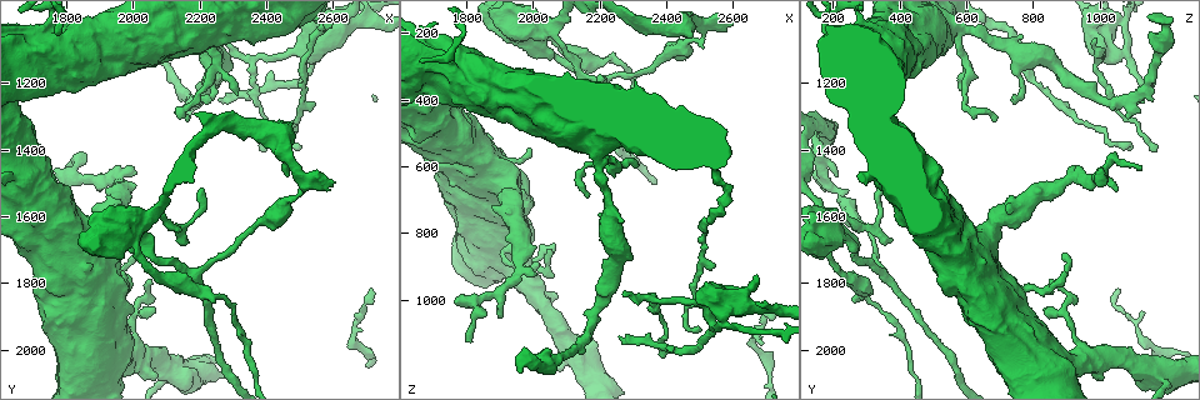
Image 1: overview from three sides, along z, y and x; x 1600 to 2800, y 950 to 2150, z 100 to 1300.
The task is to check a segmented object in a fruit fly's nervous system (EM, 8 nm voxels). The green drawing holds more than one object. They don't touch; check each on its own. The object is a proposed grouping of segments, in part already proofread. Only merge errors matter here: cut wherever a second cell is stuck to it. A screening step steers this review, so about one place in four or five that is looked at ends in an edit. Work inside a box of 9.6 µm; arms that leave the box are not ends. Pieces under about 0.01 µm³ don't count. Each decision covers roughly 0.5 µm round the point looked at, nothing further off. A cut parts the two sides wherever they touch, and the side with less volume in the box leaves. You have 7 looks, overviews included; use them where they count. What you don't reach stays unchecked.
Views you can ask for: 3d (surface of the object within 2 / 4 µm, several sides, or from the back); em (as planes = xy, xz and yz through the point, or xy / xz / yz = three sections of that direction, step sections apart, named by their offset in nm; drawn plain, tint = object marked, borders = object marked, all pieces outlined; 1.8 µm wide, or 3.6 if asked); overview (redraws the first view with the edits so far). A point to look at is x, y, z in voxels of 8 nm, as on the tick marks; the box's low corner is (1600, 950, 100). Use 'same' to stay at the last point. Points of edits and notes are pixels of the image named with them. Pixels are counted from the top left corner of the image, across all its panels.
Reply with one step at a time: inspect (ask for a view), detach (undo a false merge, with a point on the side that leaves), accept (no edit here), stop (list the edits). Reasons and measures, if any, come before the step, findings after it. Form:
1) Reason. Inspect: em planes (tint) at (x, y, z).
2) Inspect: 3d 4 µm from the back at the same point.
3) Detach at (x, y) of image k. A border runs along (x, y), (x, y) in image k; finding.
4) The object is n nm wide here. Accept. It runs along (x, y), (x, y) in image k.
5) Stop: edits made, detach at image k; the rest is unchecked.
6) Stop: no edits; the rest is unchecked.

Sudden change in width. Inspect: 3d 4 µm at (1750, 1070, 290).

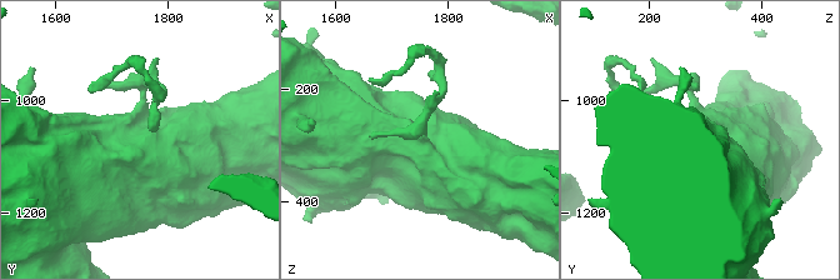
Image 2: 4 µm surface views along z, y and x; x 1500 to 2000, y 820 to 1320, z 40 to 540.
Inspect: em 3.6 µm planes (tint) at (1755, 1075, 295).

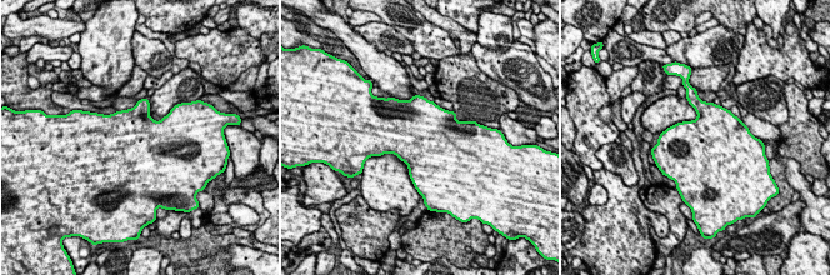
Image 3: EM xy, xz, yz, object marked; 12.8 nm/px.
The object is 850 nm wide here. Accept. One cell here.

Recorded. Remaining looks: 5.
Sudden change in width. Inspect: em xy step 16 (tint) at (2200, 1050, 630).

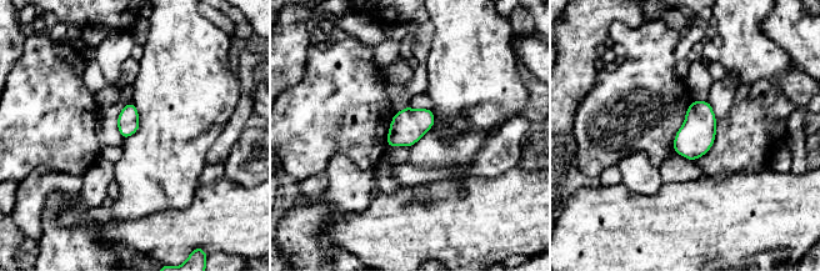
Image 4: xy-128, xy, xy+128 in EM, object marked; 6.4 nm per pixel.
Another direction. Inspect: em planes (tint) at the same point.

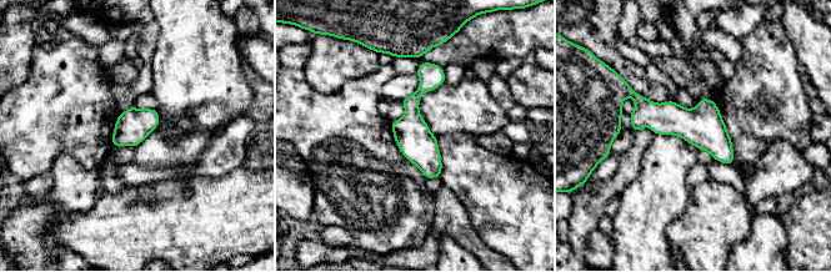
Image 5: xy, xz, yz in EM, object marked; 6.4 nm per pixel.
Accept. It runs along (631, 94), (730, 161) in image 5; continuous, no second cell.

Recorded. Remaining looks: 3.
Thick turns thin. Inspect: 3d 4 µm at (2550, 1120, 1070).

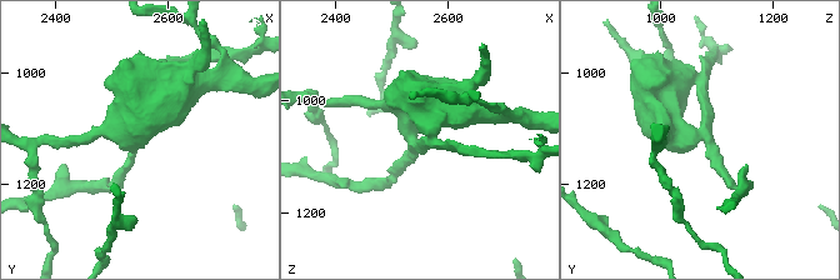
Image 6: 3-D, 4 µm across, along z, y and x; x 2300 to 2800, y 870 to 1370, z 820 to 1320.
Inspect: em planes (plain) at (2535, 1110, 1080).

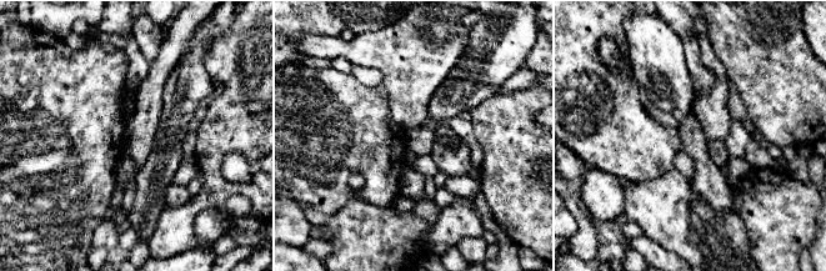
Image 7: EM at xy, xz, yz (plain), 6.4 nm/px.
Where the object lies. Inspect: em planes (tint) at the same point.

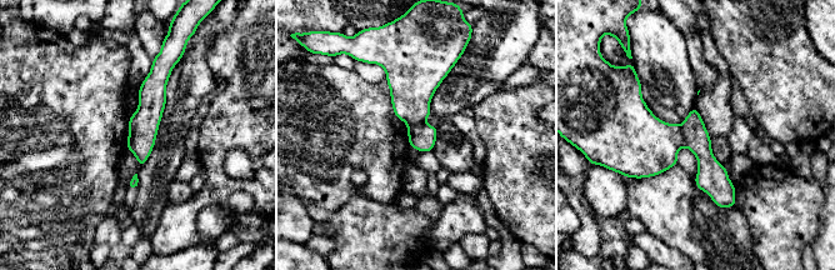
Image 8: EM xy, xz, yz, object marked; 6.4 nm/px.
The object is 180 nm wide here. Detach at (696, 138) of image 8. The part that leaves runs along (155, 64), (141, 160) in image 8; two cells meet here.

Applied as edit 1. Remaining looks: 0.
Stop: edits made, detach at image 8; the rest is unchecked.

